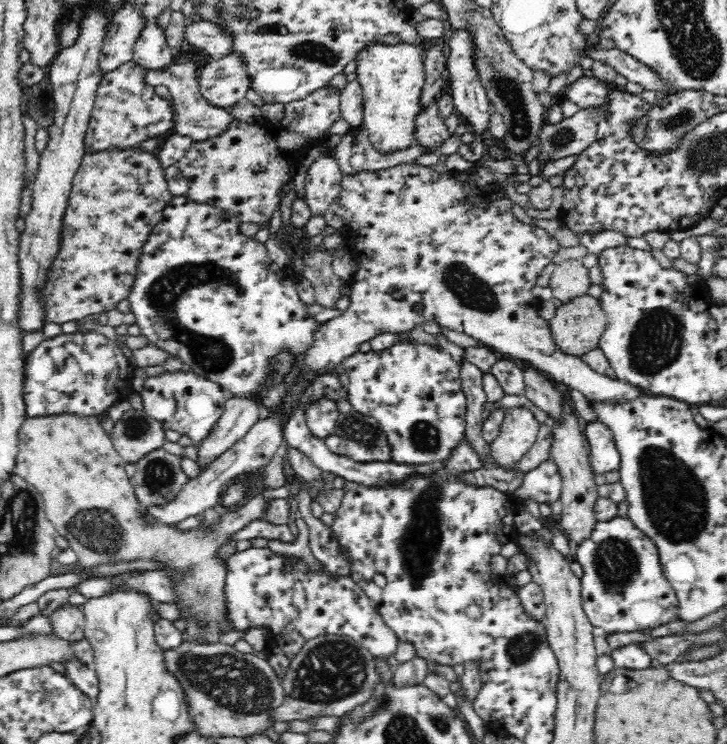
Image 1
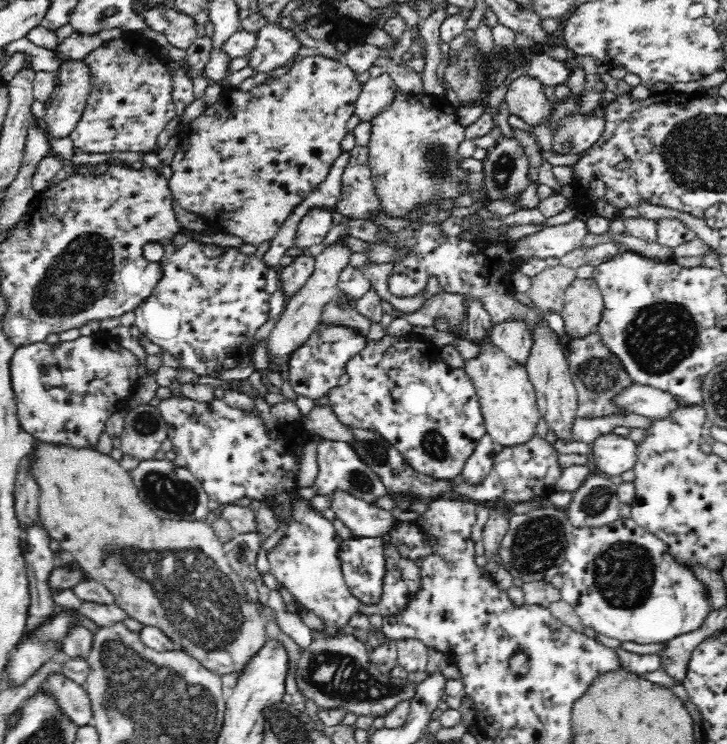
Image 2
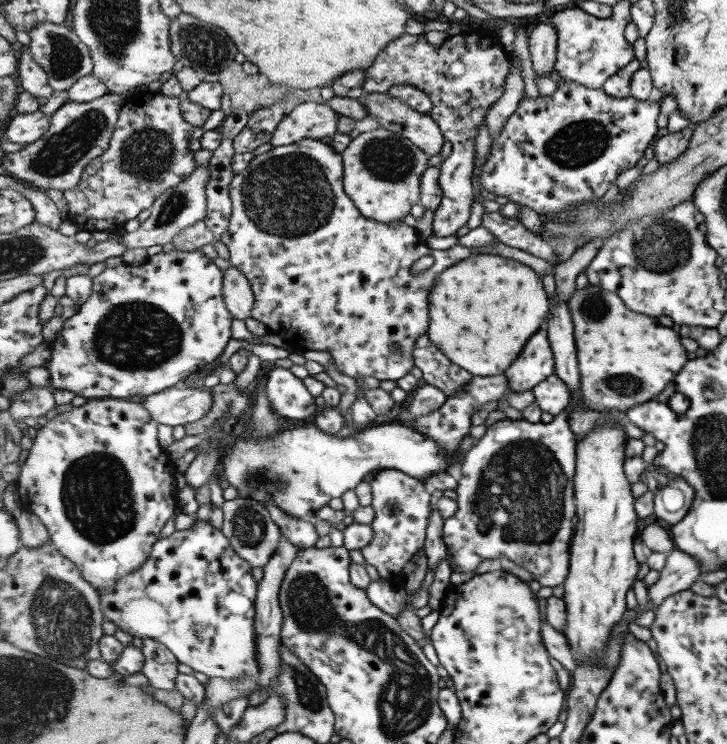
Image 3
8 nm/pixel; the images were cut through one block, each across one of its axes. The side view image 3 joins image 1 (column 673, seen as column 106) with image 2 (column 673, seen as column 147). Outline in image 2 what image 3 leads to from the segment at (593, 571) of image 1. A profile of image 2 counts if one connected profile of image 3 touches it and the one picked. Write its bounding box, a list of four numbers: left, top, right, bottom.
[559,518,709,644]

